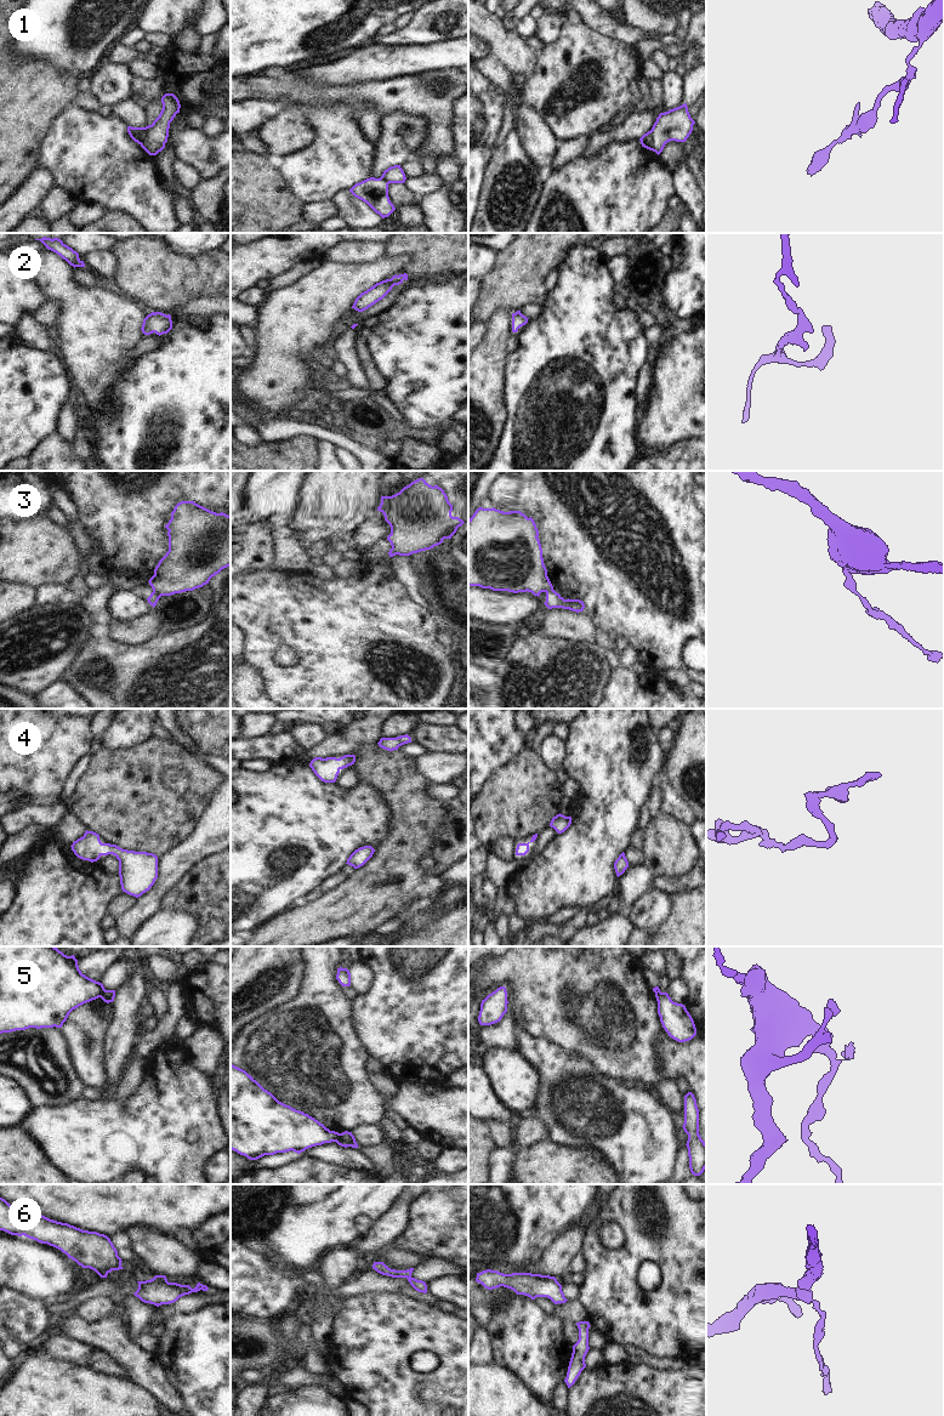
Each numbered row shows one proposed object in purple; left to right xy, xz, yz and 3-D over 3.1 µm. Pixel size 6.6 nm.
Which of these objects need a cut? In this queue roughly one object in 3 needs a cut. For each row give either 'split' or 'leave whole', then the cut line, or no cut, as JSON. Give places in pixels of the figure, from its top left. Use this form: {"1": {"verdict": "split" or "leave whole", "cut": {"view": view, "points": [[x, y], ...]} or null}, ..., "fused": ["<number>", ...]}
{"1": {"verdict": "split", "cut": {"view": "xy", "points": [[147, 126], [143, 138], [144, 149]]}}, "2": {"verdict": "leave whole", "cut": null}, "3": {"verdict": "split", "cut": {"view": "xy", "points": [[153, 589], [160, 596]]}}, "4": {"verdict": "leave whole", "cut": null}, "5": {"verdict": "split", "cut": {"view": "xz", "points": [[341, 1133], [335, 1141]]}}, "6": {"verdict": "leave whole", "cut": null}, "fused": ["1", "3", "5"]}

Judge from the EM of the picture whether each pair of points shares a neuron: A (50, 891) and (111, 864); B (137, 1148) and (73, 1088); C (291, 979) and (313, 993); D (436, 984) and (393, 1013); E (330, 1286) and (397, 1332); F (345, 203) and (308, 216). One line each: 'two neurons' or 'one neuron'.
A: two neurons
B: two neurons
C: two neurons
D: one neuron
E: two neurons
F: two neurons

